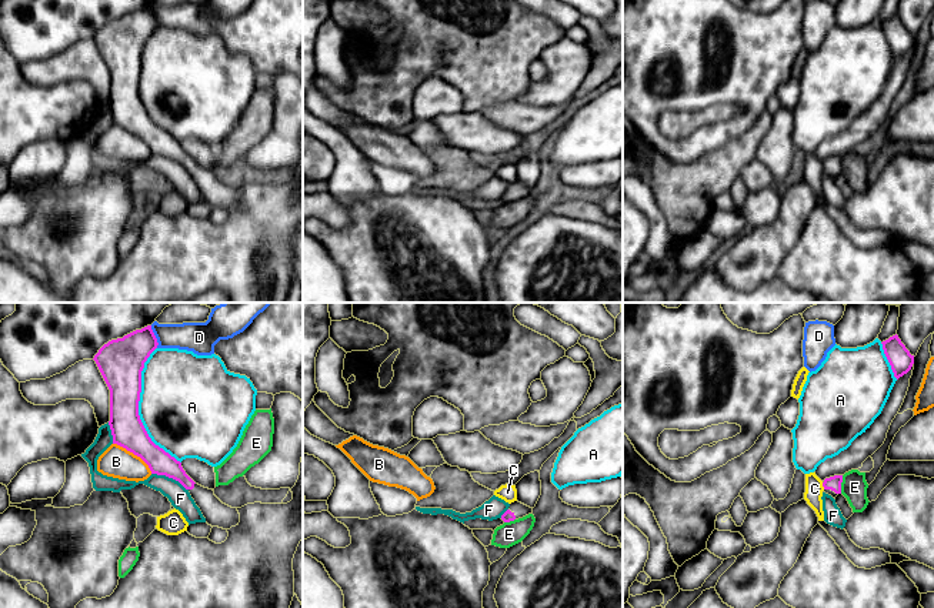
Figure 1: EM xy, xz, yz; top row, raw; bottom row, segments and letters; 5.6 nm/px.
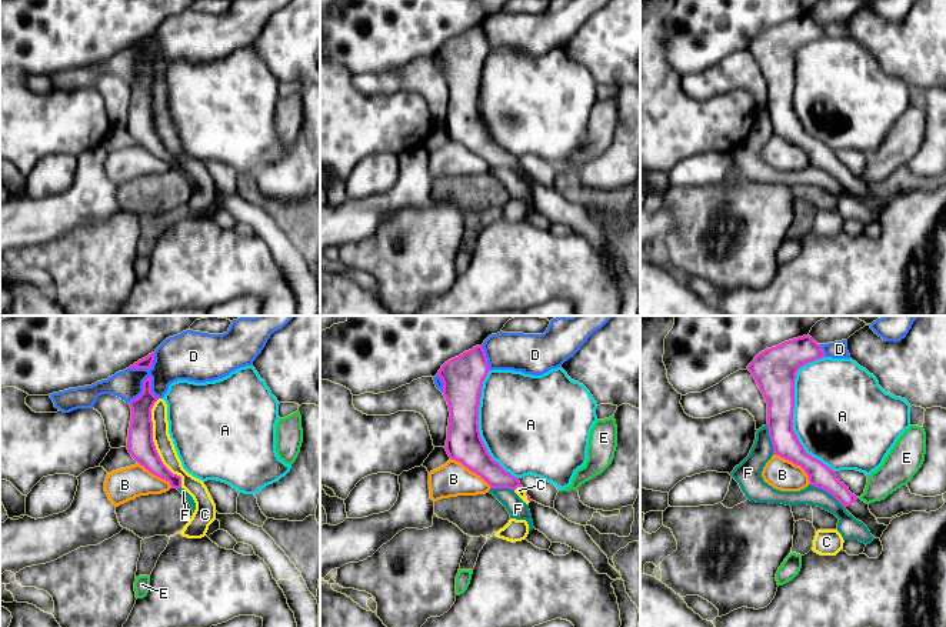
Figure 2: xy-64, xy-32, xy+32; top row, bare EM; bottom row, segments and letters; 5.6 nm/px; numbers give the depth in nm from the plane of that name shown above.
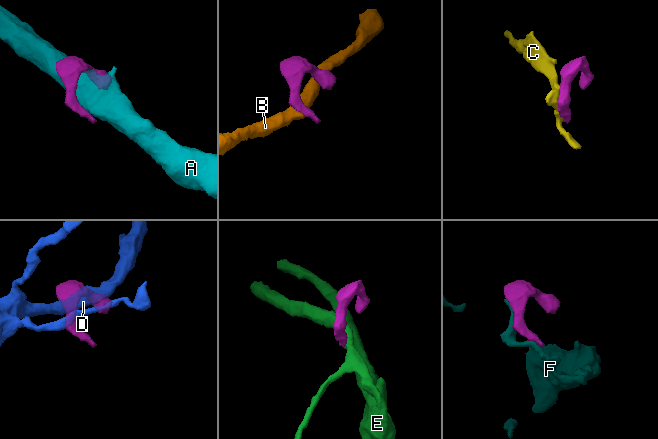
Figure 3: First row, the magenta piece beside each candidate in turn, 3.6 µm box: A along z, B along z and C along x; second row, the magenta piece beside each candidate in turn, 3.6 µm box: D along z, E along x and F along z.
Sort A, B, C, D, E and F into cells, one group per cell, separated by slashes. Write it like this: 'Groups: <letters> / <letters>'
Groups: A / B / C / D / E / F

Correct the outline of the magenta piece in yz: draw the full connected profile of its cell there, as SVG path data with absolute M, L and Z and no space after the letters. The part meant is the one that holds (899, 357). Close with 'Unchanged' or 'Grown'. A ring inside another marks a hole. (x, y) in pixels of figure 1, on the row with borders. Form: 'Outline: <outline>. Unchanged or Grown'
Outline: M897 334L883 341L881 344L894 377L898 380L911 370L914 364L914 355L910 354Z. Unchanged

